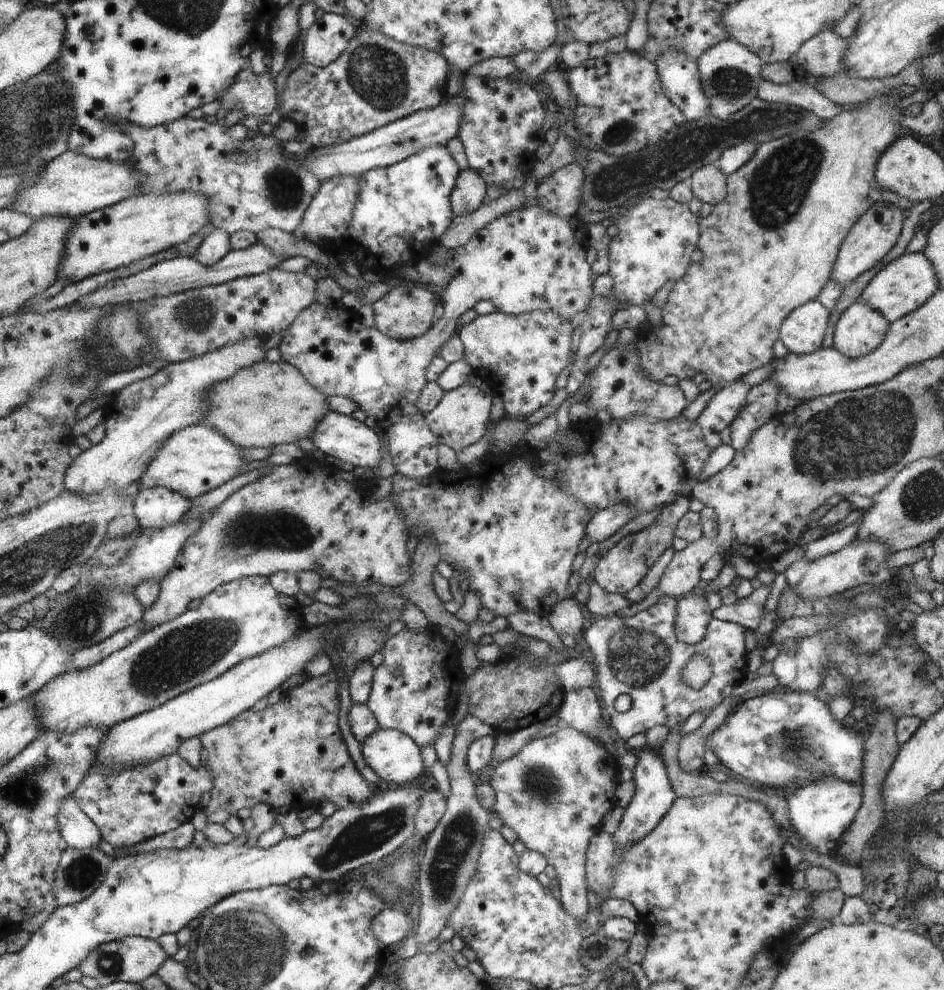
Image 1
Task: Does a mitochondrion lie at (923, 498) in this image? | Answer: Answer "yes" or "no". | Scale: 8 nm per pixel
yes

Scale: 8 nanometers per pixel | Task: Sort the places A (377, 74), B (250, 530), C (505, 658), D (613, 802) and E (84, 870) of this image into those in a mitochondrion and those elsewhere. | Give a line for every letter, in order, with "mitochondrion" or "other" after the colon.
A: mitochondrion
B: mitochondrion
C: other
D: other
E: mitochondrion

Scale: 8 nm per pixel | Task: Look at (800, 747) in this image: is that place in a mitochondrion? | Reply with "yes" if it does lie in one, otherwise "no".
yes

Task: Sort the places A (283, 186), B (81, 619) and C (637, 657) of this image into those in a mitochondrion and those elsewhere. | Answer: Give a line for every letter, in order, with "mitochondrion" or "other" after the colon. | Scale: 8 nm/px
A: mitochondrion
B: mitochondrion
C: mitochondrion

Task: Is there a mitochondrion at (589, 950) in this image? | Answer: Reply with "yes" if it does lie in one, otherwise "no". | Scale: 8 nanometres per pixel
yes

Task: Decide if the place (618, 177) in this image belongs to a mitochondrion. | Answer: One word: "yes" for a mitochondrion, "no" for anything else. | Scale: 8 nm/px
yes

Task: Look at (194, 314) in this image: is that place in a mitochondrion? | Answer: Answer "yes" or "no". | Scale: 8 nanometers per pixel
yes

